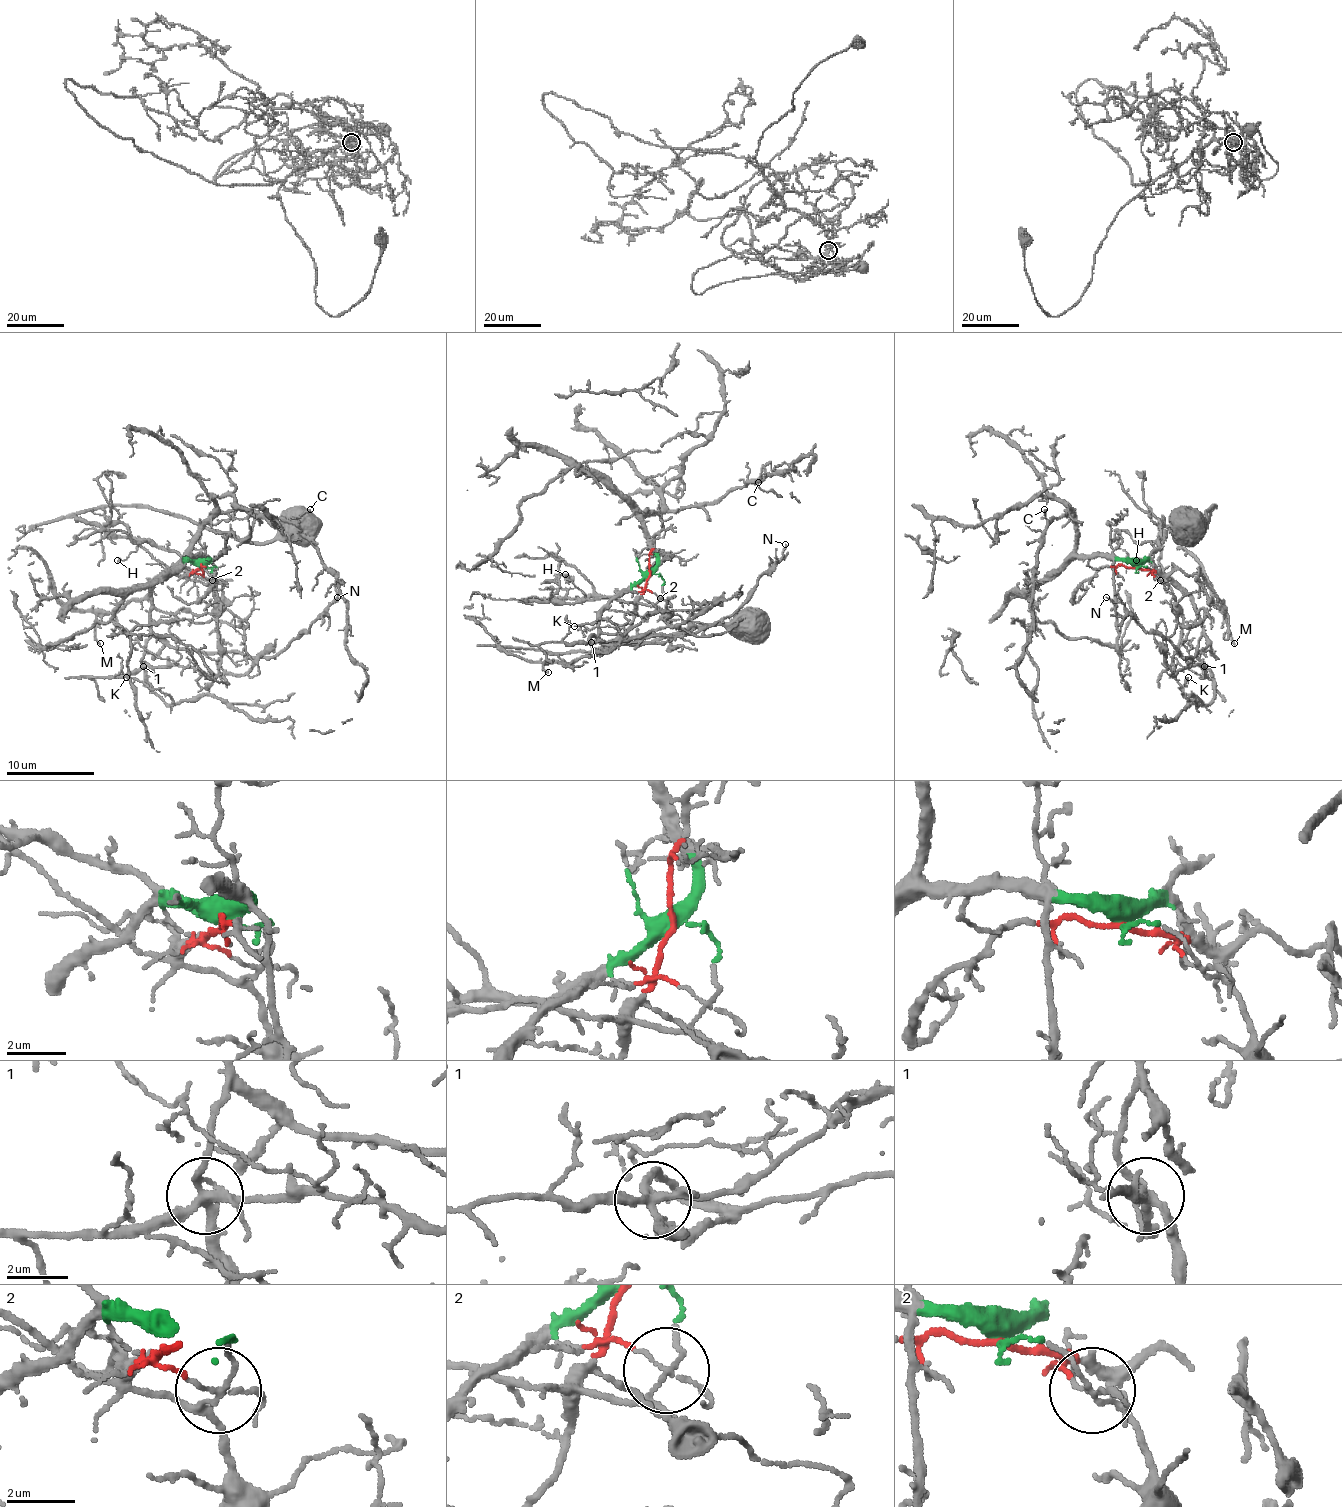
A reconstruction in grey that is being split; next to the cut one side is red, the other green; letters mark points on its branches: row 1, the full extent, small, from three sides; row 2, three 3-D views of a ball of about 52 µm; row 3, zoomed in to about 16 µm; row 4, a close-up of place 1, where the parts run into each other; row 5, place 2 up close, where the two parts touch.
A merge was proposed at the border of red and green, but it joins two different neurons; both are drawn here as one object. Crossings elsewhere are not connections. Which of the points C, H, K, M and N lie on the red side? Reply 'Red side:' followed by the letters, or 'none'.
Red side: M

